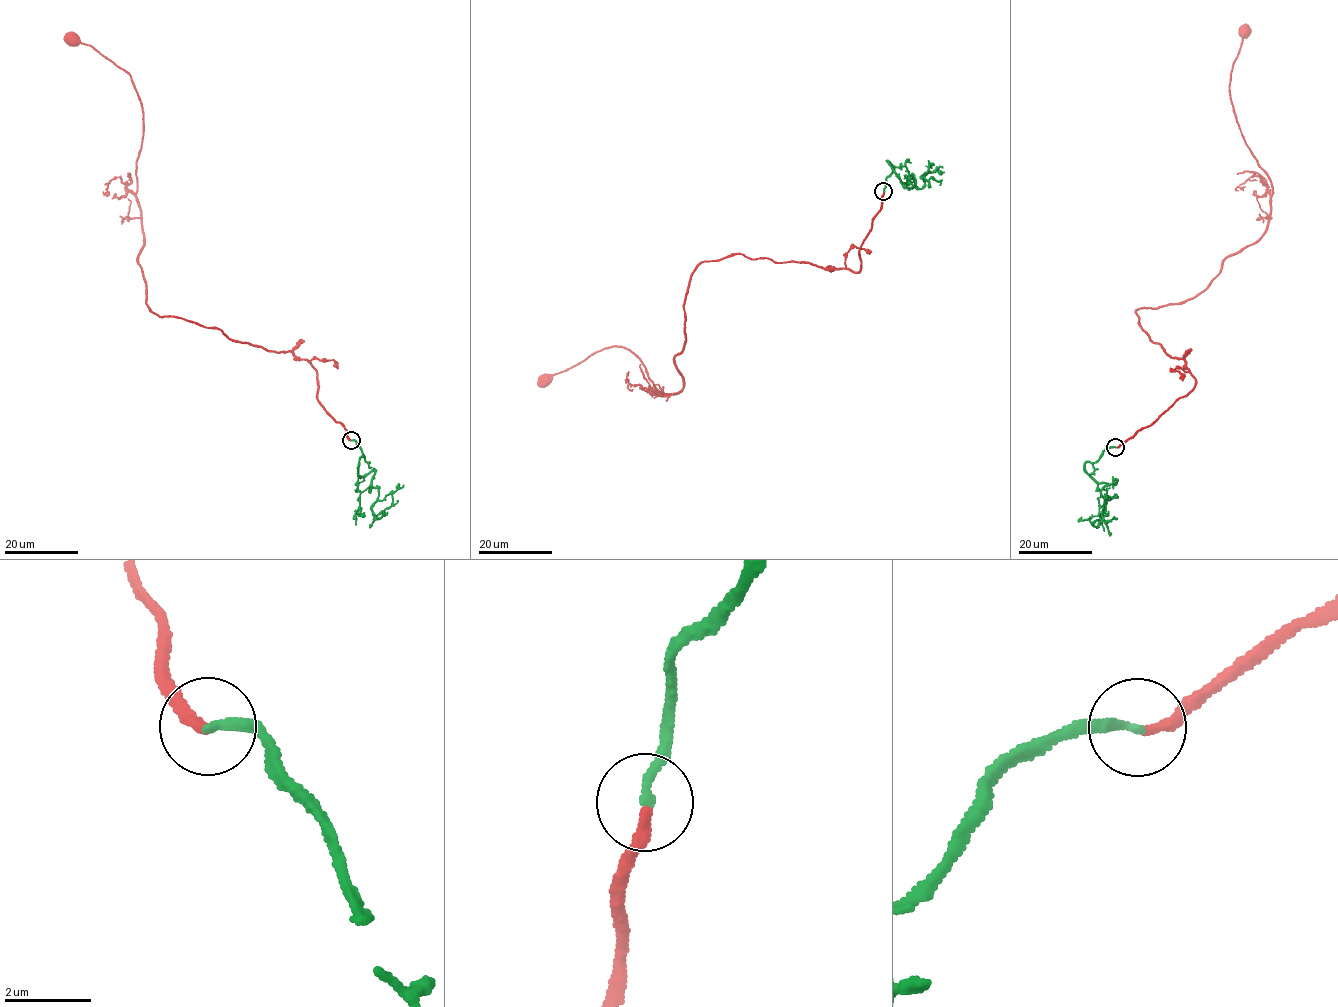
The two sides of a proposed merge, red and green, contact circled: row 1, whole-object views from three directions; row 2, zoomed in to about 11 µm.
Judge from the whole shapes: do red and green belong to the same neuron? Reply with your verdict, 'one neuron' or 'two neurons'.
one neuron

